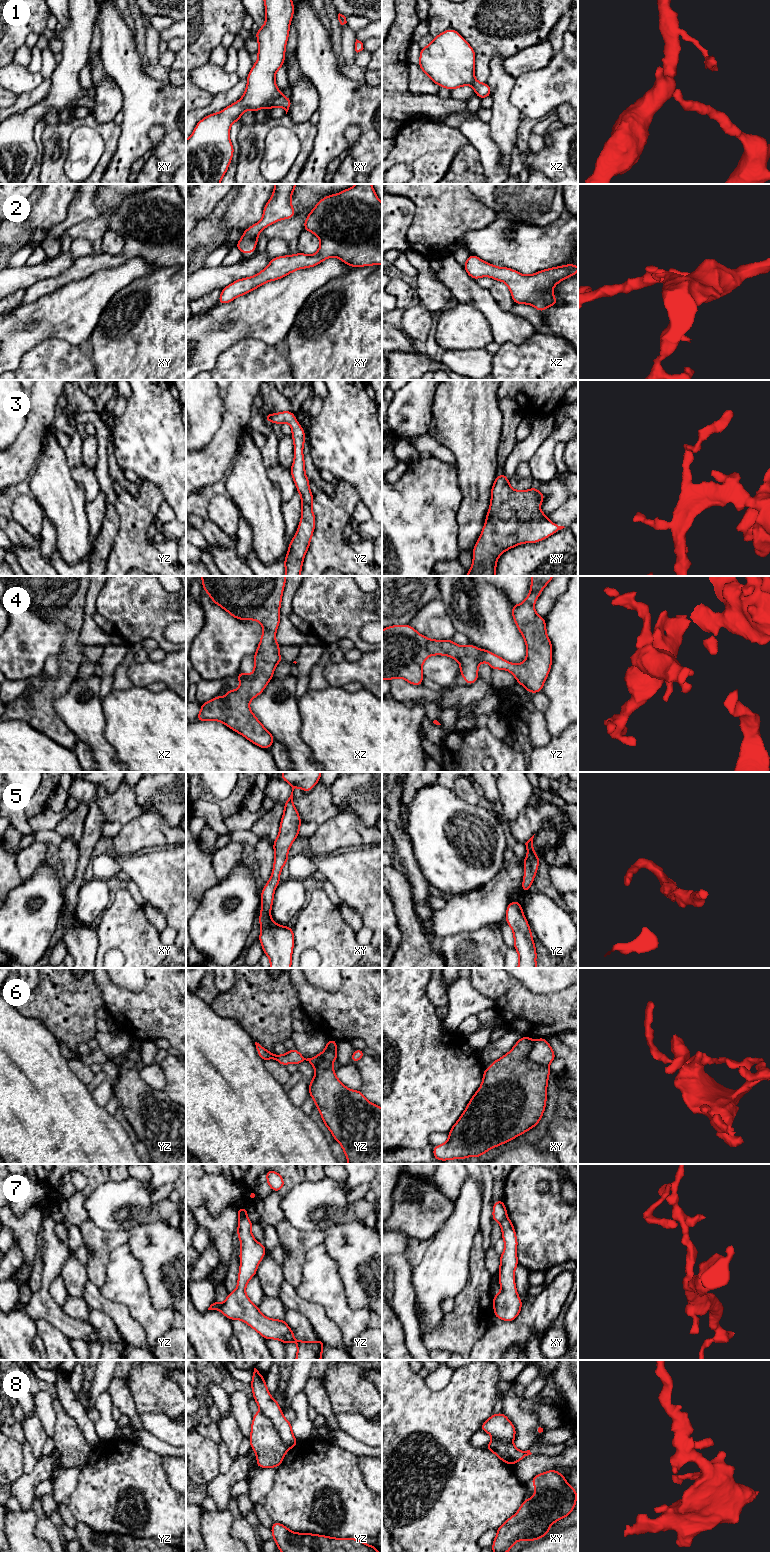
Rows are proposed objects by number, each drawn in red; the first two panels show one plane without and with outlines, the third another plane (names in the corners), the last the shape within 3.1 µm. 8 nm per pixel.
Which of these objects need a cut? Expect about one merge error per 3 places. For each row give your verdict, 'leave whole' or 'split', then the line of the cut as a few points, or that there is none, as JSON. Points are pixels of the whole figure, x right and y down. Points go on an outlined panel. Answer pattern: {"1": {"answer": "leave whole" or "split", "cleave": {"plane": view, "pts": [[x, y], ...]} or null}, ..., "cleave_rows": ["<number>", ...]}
{"1": {"answer": "leave whole", "cleave": null}, "2": {"answer": "leave whole", "cleave": null}, "3": {"answer": "leave whole", "cleave": null}, "4": {"answer": "leave whole", "cleave": null}, "5": {"answer": "leave whole", "cleave": null}, "6": {"answer": "split", "cleave": {"plane": "xy", "pts": [[533, 1041], [529, 1058], [536, 1063], [547, 1066]]}}, "7": {"answer": "split", "cleave": {"plane": "xy", "pts": [[506, 1216], [500, 1224]]}}, "8": {"answer": "split", "cleave": {"plane": "yz", "pts": [[260, 1412], [271, 1421], [282, 1442], [288, 1448]]}}, "cleave_rows": ["6", "7", "8"]}

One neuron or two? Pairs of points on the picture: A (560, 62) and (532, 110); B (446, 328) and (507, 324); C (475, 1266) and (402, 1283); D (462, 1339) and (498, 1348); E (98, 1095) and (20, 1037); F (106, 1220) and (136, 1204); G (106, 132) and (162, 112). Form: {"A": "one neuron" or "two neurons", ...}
{"A": "one neuron", "B": "two neurons", "C": "two neurons", "D": "two neurons", "E": "two neurons", "F": "one neuron", "G": "two neurons"}

